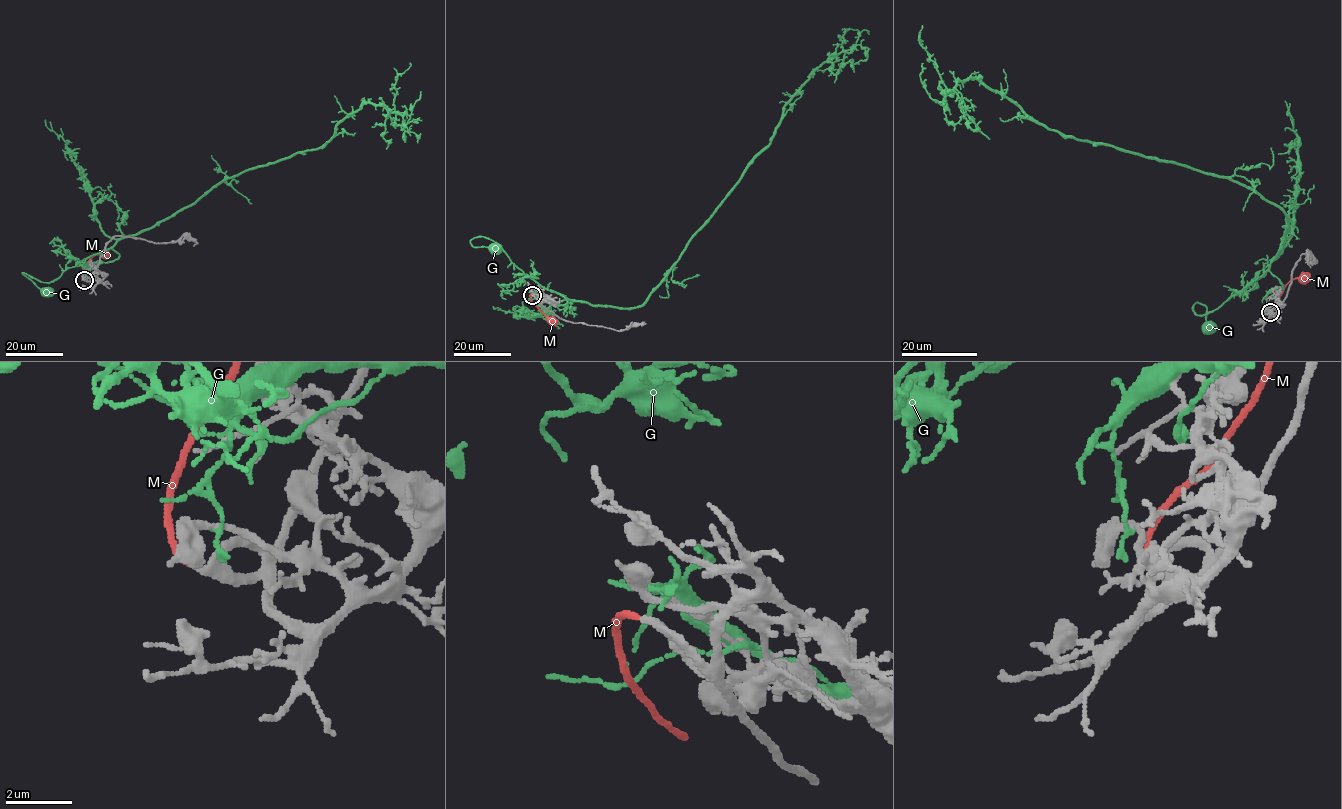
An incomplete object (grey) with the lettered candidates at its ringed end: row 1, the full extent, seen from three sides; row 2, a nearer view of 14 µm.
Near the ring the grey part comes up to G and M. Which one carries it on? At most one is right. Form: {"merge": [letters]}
{"merge": ["M"]}

